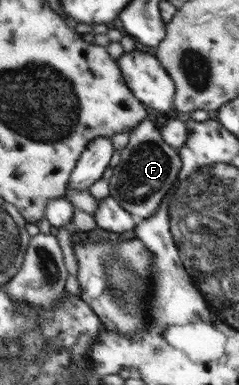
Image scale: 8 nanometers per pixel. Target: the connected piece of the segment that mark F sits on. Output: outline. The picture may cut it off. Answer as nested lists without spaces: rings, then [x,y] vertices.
[[[146,118],[130,133],[129,144],[121,151],[119,164],[108,180],[110,196],[136,220],[152,217],[169,195],[182,166],[179,150],[163,140],[155,119]]]

